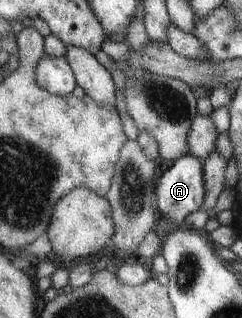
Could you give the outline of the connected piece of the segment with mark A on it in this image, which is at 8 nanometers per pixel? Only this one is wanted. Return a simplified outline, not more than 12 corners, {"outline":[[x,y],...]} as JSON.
{"outline":[[178,158],[156,182],[161,214],[184,225],[204,199],[204,164]]}

